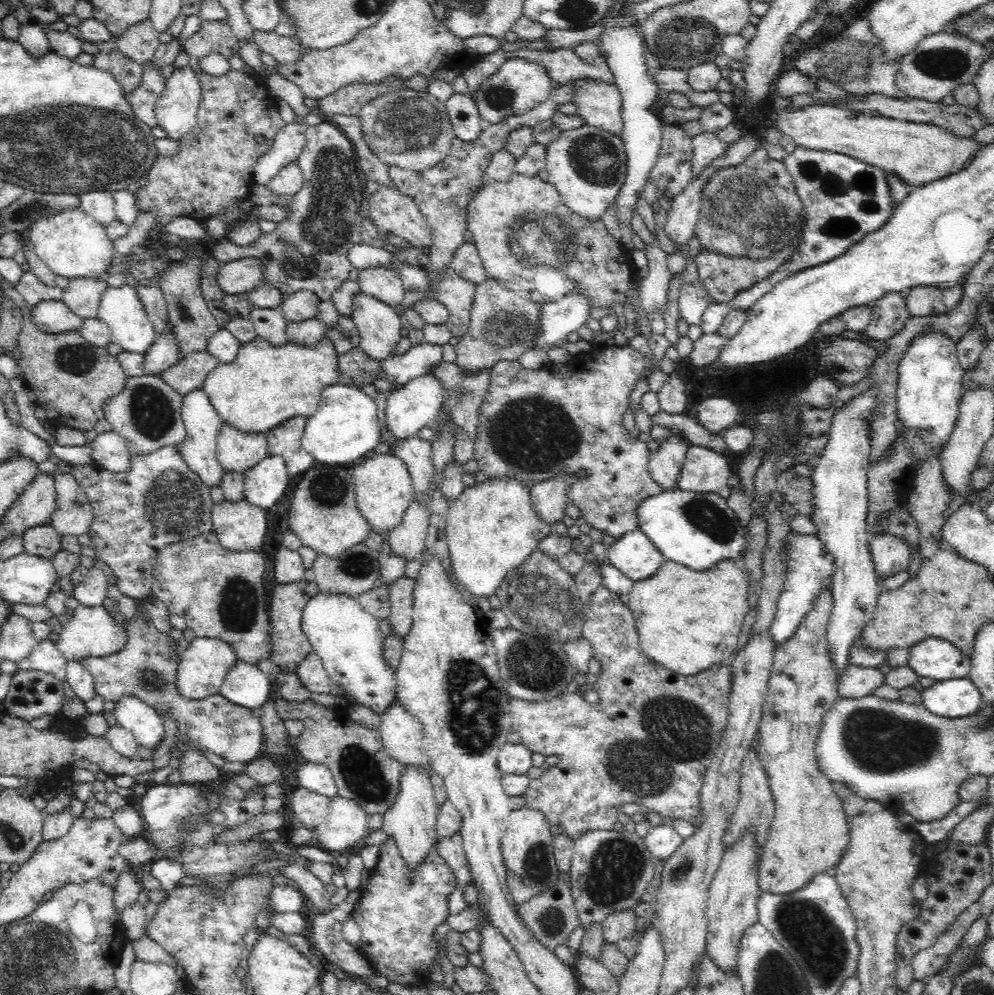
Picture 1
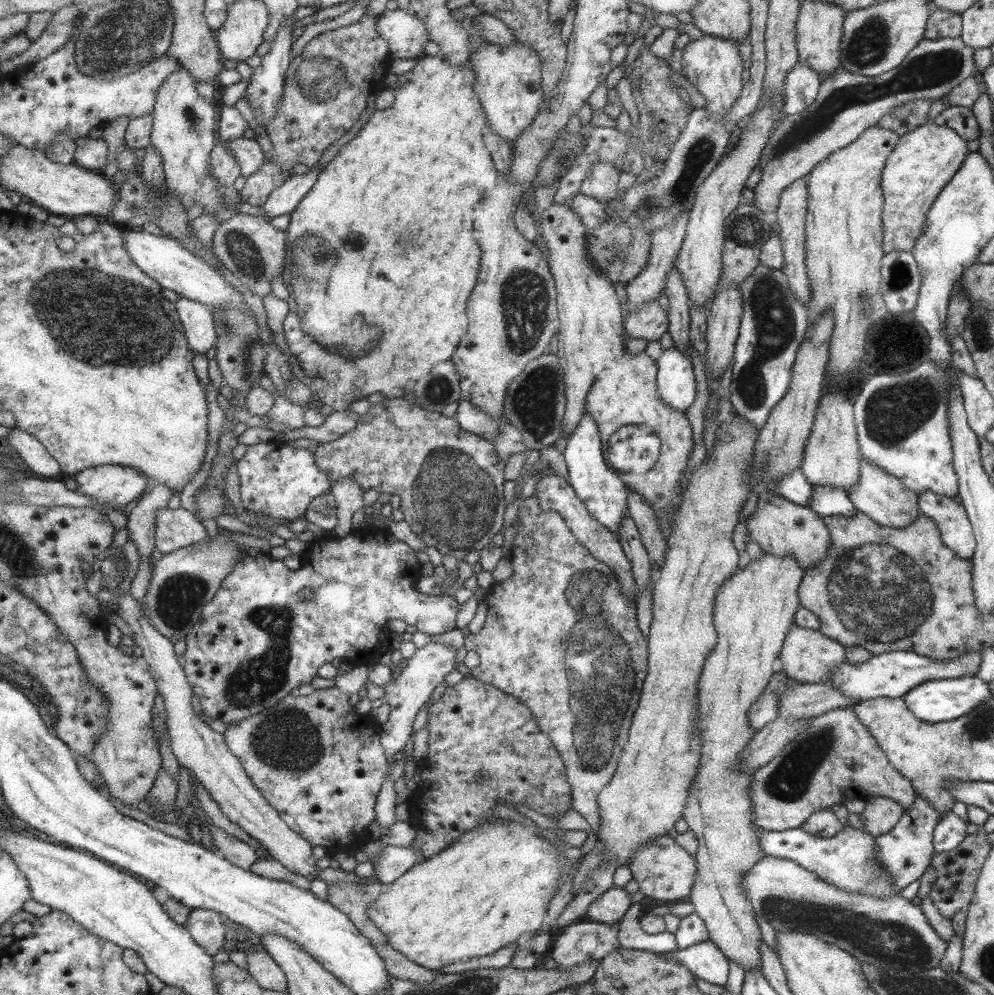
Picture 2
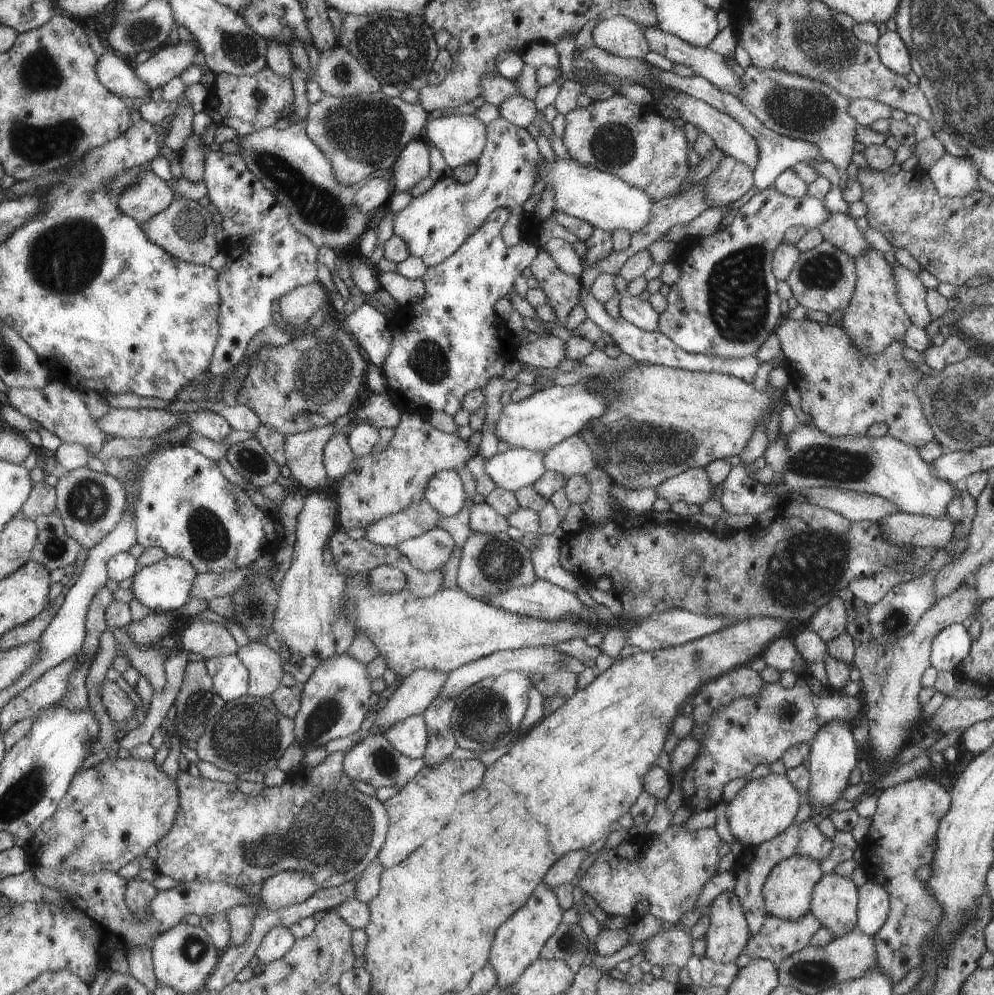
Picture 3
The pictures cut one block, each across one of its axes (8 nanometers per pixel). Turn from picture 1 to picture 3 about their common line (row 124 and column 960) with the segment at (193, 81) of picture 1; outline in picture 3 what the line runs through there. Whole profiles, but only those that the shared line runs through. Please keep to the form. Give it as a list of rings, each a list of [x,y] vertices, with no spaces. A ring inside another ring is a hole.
[[[943,153],[926,173],[935,184],[936,190],[945,197],[963,196],[977,189],[977,169],[965,157],[954,157]]]

